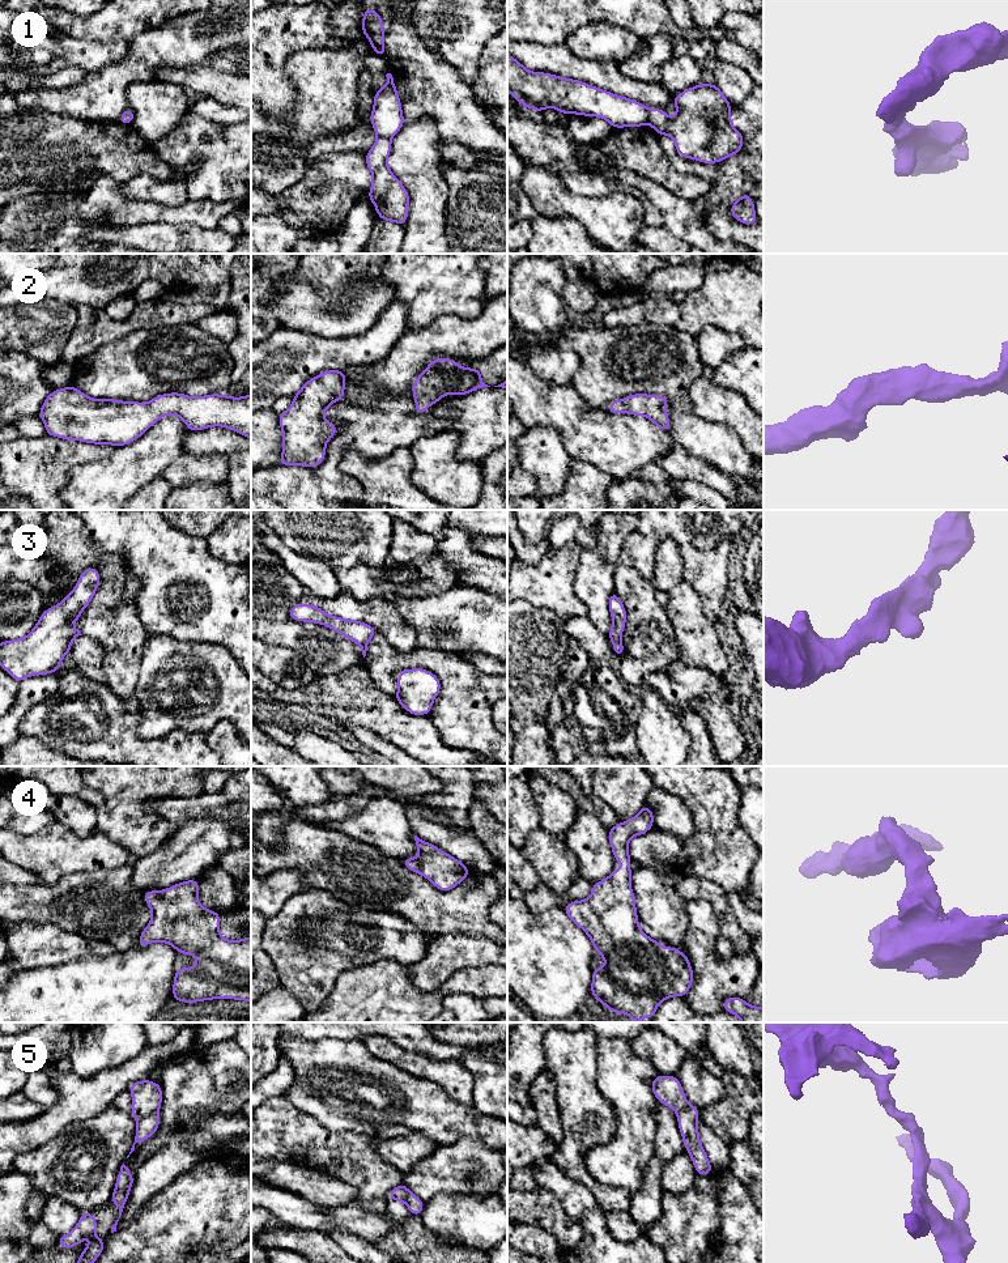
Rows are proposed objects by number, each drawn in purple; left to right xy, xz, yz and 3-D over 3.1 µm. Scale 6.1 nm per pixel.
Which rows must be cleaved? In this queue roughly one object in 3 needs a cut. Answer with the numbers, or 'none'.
1, 5

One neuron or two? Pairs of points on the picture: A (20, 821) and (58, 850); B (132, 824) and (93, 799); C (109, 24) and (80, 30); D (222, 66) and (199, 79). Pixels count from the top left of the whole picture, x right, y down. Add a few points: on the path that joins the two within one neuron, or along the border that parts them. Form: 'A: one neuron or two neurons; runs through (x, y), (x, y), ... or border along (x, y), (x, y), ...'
A: two neurons; border along (55, 821), (28, 834), (13, 832)
B: two neurons; border along (84, 781), (96, 789), (106, 802)
C: one neuron; runs through (102, 25), (86, 28)
D: two neurons; border along (208, 63), (226, 72)

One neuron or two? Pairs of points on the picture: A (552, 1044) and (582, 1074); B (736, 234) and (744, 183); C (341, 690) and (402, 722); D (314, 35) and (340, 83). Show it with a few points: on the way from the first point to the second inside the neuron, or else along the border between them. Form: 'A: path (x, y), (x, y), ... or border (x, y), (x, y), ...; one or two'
A: path (560, 1049), (574, 1066); one
B: path (724, 221), (724, 200), (731, 194); one
C: path (356, 701), (368, 713), (379, 713), (387, 718); one
D: border (348, 42), (335, 50), (302, 49), (292, 54); two

